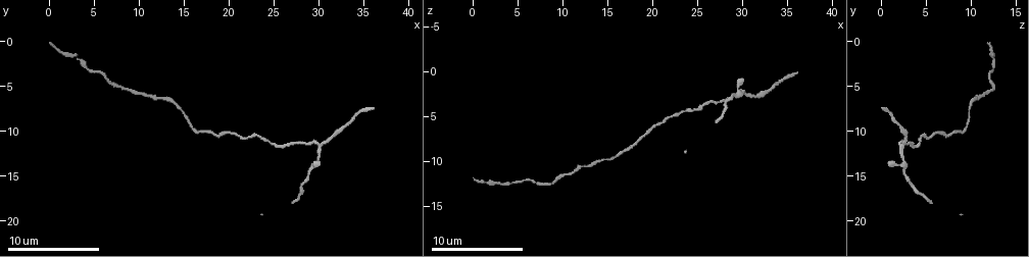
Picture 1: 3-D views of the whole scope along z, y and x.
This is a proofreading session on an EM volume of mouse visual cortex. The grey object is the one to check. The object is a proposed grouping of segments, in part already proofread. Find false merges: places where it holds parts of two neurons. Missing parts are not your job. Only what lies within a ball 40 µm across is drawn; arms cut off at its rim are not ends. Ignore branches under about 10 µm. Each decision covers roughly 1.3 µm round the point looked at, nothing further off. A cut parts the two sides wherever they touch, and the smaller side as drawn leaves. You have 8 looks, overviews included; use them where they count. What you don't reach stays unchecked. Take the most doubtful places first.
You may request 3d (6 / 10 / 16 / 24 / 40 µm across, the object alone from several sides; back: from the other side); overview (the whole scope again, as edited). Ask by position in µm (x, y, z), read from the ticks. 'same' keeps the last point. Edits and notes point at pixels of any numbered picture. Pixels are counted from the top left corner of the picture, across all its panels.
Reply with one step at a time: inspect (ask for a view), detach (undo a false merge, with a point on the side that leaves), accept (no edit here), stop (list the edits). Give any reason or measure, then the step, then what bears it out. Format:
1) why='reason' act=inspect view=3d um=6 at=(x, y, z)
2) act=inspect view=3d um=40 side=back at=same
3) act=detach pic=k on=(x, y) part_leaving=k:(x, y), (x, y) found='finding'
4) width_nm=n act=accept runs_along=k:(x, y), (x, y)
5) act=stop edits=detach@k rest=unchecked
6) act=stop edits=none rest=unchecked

act=inspect view=3d um=10 at=(19.6, 10.0, 6.8)

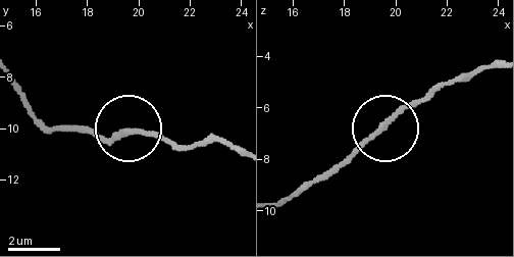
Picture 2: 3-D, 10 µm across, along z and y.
width_nm=200 act=accept runs_along=2:(131, 131), (188, 144) found='continuous, no second neuron'

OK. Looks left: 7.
why='thick turns thin' act=inspect view=3d um=16 at=(26.4, 11.6, 3.2)

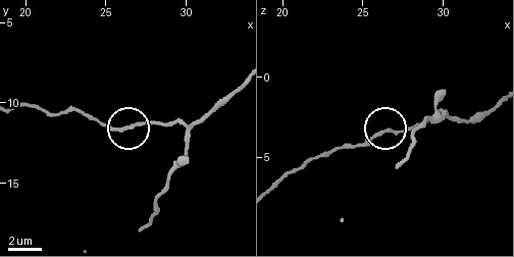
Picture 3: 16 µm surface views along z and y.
act=accept found='one neuron here'

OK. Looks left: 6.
why='sudden change in width' act=inspect view=3d um=10 at=(16.2, 9.6, 9.2)

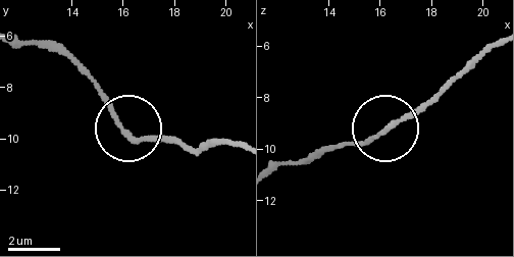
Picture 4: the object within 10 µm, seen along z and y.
width_nm=170 act=accept runs_along=4:(473, 62), (372, 140), (340, 142) found='one neuron here'

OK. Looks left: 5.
why='narrows sharply' act=inspect view=3d um=10 at=(12.8, 6.2, 10.4)

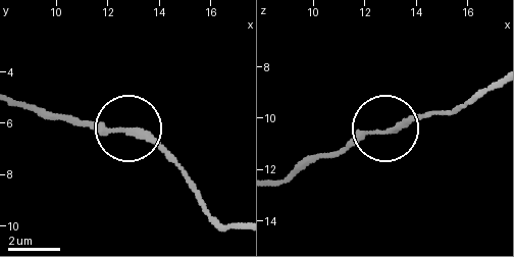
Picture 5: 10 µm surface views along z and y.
act=inspect view=3d um=10 side=back at=(12.5, 6.2, 10.6)

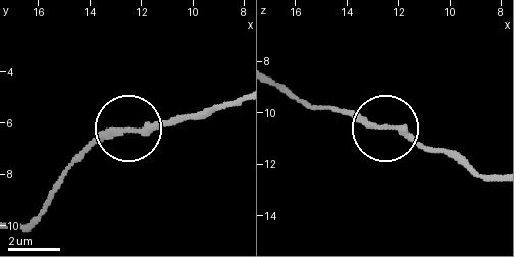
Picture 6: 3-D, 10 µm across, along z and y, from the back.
act=accept runs_along=6:(21, 226), (54, 183), (101, 141), (197, 116) found='continuous, no second neuron'

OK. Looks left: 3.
act=stop edits=none rest=unchecked

